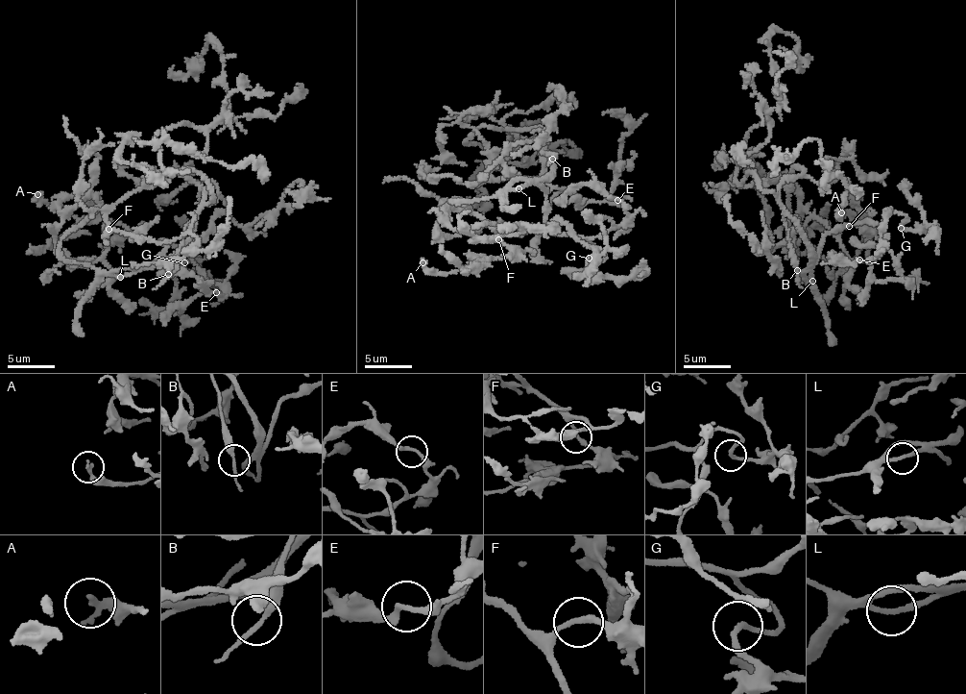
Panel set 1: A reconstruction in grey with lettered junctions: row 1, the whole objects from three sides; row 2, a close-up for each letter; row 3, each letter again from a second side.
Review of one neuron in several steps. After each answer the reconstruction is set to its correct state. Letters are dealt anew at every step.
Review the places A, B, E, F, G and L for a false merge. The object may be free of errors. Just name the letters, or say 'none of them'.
none of them

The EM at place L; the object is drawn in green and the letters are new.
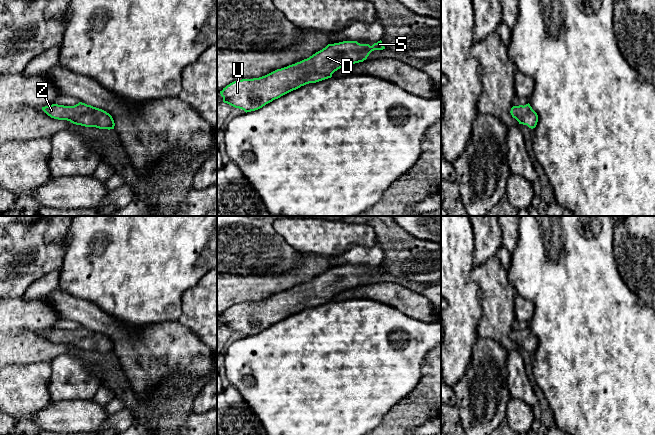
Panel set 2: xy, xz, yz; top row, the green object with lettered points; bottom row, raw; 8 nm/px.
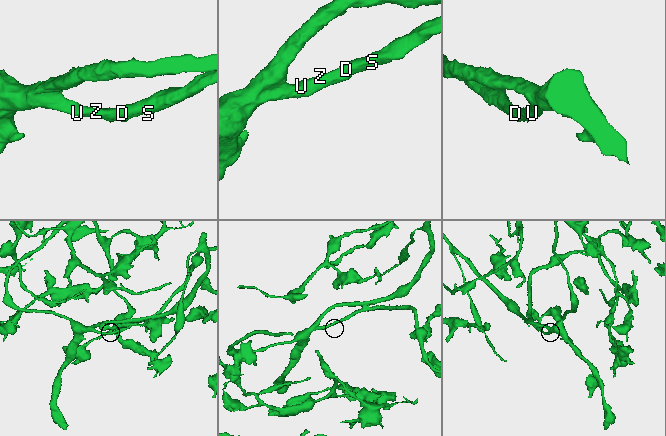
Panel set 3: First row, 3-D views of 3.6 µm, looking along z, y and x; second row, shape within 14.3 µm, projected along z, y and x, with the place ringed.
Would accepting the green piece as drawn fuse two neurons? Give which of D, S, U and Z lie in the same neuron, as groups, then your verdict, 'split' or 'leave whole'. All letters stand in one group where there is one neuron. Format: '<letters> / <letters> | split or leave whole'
D S U Z | leave whole

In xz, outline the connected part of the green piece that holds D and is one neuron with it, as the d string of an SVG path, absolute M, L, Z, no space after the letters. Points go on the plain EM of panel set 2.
M381 264L372 270L357 265L328 268L309 282L265 300L234 305L220 318L224 327L246 337L255 335L301 310L331 302L338 293L363 286L372 275L383 273Z

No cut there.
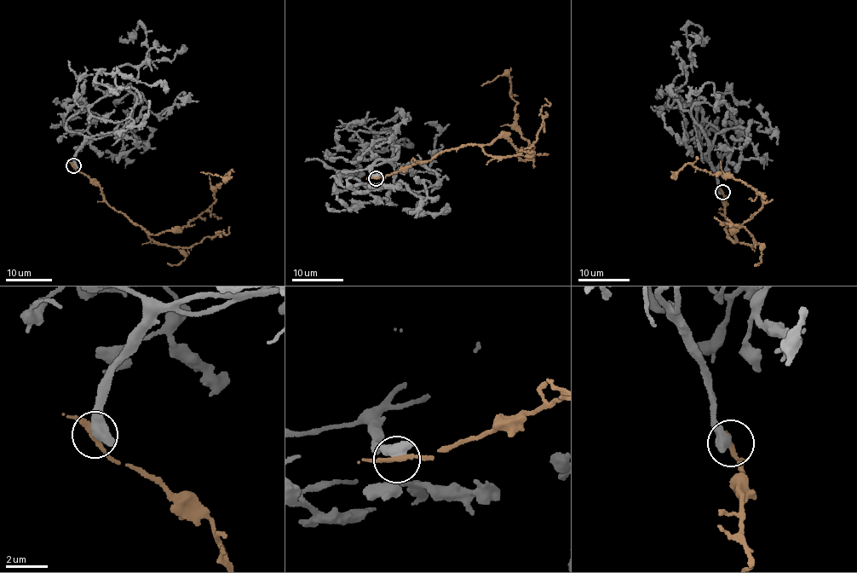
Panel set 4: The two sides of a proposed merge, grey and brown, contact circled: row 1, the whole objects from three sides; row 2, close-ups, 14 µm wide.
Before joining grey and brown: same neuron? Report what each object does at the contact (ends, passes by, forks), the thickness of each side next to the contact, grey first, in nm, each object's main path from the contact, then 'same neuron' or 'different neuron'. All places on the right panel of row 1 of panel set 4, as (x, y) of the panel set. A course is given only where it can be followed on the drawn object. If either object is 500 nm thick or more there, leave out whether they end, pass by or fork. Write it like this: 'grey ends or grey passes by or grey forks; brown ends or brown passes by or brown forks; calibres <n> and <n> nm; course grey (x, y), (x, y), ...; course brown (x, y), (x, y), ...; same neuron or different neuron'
calibres 650 and 240 nm; course grey (721, 192), (703, 129), (676, 100), (668, 103), (675, 78), (693, 60), (690, 23), (701, 30), (698, 40); course brown (721, 192), (724, 228), (735, 242), (733, 230), (763, 204), (759, 192), (687, 164), (676, 174); different neuron

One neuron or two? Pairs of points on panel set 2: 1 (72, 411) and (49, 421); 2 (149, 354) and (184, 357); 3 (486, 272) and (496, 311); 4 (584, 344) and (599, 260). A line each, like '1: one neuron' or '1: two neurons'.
1: one neuron
2: one neuron
3: one neuron
4: one neuron

